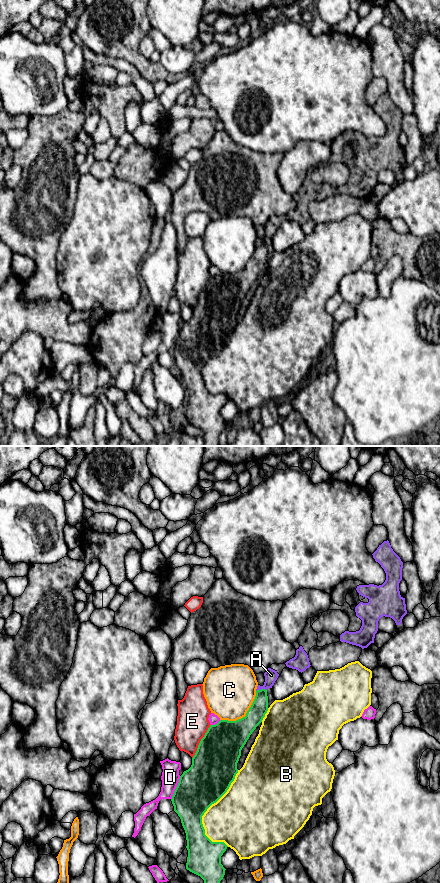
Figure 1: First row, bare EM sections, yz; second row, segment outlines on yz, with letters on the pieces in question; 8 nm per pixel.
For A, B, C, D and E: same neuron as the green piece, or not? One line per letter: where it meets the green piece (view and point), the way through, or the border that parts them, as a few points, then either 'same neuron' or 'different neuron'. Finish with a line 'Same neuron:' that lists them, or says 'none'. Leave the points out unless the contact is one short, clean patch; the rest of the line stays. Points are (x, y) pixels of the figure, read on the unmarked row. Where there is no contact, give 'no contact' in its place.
A: contact yz (261, 241); way yz (254, 268), (260, 257), (261, 241), (269, 234), (271, 227); same neuron
B: contact yz (204, 364); different neuron
C: contact yz (245, 268); different neuron
D: contact yz (176, 340); different neuron
E: contact yz (200, 293); different neuron
Same neuron: A

